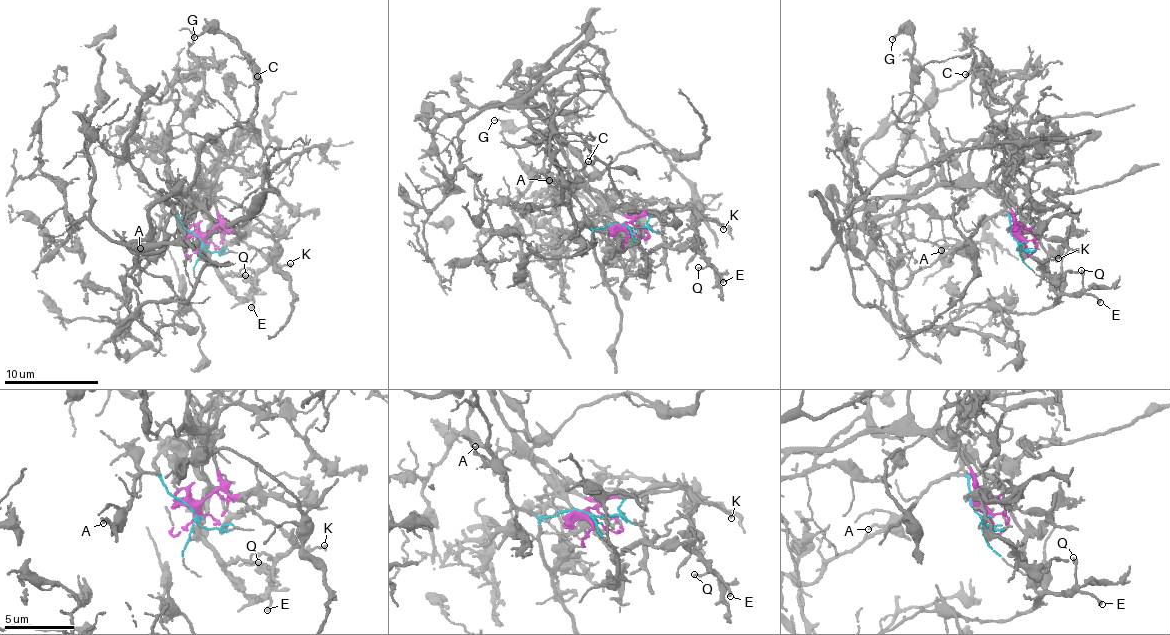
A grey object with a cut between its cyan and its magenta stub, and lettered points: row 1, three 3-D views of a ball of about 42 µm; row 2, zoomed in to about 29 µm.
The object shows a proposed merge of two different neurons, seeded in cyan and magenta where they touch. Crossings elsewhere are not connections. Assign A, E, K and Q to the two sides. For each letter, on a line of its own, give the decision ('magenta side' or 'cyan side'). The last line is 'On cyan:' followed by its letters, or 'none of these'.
A: cyan side
E: magenta side
K: magenta side
Q: magenta side
On cyan: A

